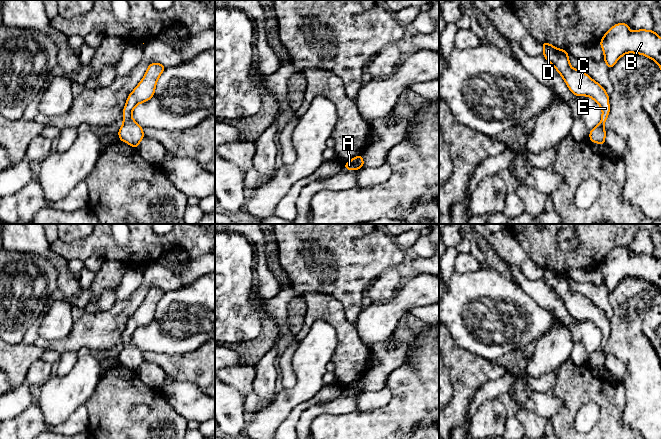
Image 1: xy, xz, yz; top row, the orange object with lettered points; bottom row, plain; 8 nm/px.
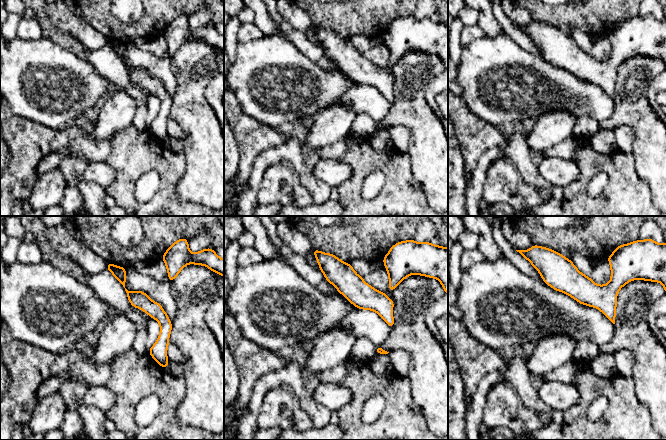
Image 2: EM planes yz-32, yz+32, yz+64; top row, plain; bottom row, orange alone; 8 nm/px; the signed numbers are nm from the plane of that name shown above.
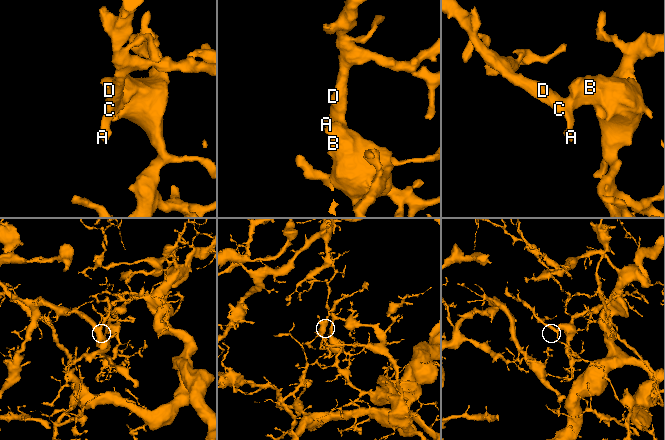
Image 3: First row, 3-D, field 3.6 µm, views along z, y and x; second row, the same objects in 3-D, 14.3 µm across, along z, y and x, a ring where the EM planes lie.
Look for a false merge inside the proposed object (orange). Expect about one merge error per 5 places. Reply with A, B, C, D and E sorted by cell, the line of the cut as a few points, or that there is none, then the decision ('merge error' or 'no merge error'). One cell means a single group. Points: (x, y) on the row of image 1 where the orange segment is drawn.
A B C D E | no cut | no merge error

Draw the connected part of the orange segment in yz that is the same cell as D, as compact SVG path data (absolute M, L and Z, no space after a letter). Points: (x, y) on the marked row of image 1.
M548 42L541 43L543 45L542 55L562 76L569 90L575 96L592 98L601 107L600 123L589 131L589 141L605 145L606 130L604 123L610 113L609 96L606 90L585 72L571 67L567 50L558 49Z

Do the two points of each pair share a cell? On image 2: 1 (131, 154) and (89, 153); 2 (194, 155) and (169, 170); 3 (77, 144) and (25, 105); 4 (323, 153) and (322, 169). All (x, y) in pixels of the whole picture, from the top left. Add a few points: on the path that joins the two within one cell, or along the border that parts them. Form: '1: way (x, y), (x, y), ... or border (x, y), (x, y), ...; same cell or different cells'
1: border (109, 140), (111, 152), (105, 161); different cells
2: border (184, 152), (185, 173), (177, 182); different cells
3: border (35, 121), (58, 129); different cells
4: border (320, 158), (336, 158), (338, 160); different cells

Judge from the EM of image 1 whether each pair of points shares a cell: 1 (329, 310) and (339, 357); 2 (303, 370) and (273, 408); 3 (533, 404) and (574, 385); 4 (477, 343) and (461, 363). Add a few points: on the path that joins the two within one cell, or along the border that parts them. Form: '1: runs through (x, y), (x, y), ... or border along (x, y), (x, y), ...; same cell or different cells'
1: runs through (339, 322), (343, 327), (343, 345); same cell
2: runs through (303, 380), (283, 401); same cell
3: border along (548, 392), (562, 402), (562, 406), (549, 418); different cells
4: border along (451, 337), (457, 345), (491, 361); different cells

